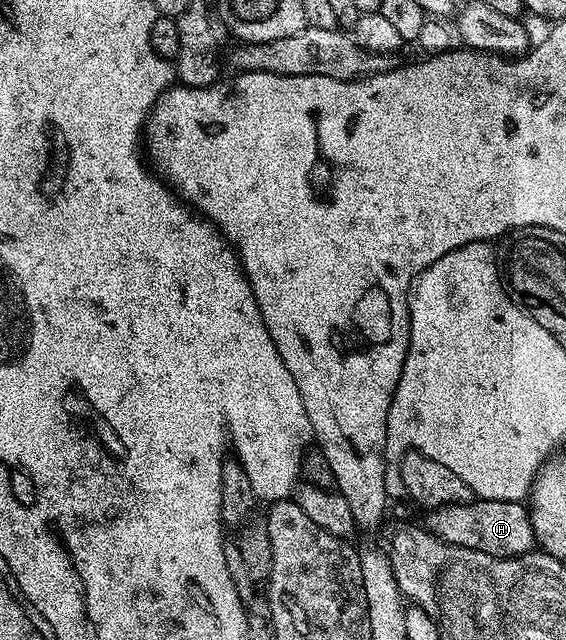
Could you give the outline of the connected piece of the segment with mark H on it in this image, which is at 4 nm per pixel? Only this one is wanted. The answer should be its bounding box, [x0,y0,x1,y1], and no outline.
[427,499,534,558]

